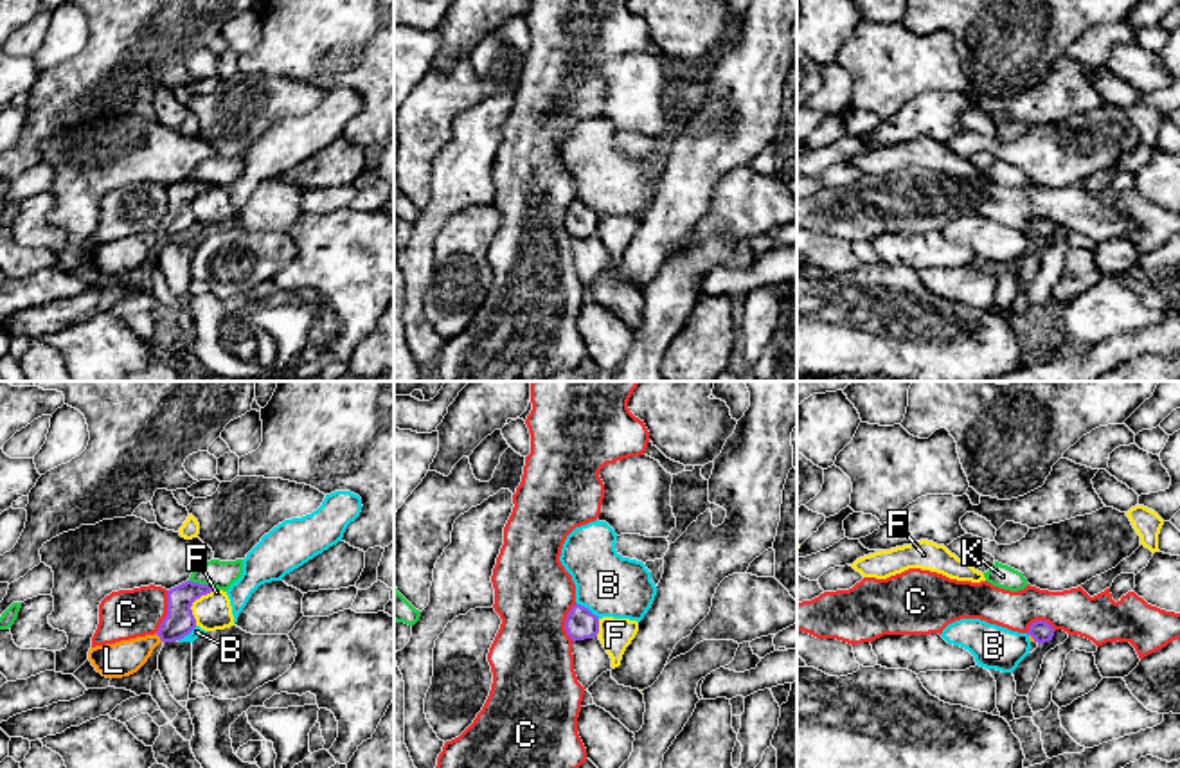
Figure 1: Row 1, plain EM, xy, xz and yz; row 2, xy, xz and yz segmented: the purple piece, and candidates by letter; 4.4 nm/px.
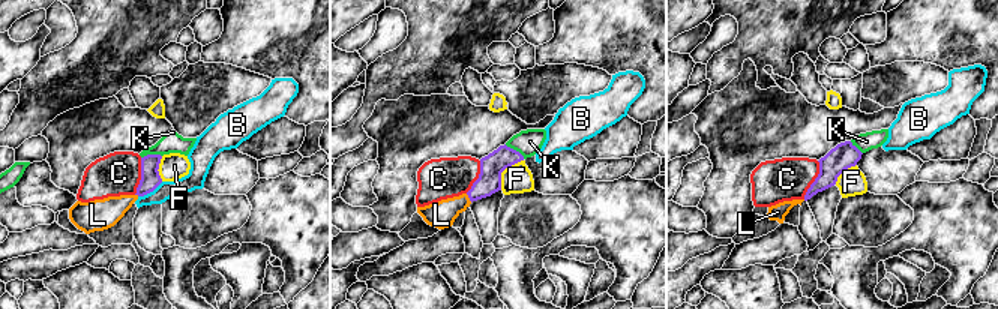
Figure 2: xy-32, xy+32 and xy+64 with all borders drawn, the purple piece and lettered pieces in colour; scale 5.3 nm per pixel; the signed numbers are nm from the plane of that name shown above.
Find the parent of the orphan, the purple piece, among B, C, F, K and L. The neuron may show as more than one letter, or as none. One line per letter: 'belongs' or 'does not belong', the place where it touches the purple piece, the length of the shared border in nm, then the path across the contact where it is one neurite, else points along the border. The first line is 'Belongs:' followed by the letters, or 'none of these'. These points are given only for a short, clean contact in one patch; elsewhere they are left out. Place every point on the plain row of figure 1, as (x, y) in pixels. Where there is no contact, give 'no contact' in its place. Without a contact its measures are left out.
Belongs: L
B: does not belong; contact xz (587, 205); length 130 nm
C: does not belong; contact xy (168, 209); length 200 nm; border xy (168, 187), (168, 211), (155, 229)
F: does not belong; contact xy (193, 198); length 190 nm; border xy (216, 186), (202, 191), (193, 200), (195, 222)
K: does not belong; contact xy (202, 182); length 130 nm
L: belongs; contact xy (159, 232); length 50 nm; way xy (178, 218), (159, 232), (132, 252), (114, 258)

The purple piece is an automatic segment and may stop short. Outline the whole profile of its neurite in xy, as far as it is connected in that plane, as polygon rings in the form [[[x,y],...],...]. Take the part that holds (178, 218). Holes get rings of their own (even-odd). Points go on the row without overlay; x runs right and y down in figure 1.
[[[192,178],[167,187],[167,212],[155,232],[90,245],[88,257],[106,275],[122,275],[137,270],[160,239],[180,237],[196,225],[191,203],[212,187],[216,185]]]

